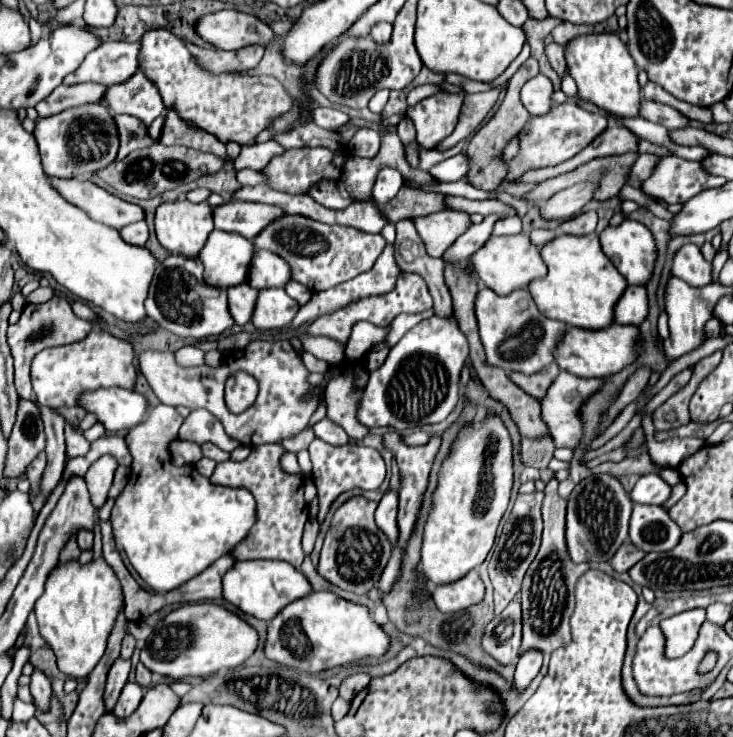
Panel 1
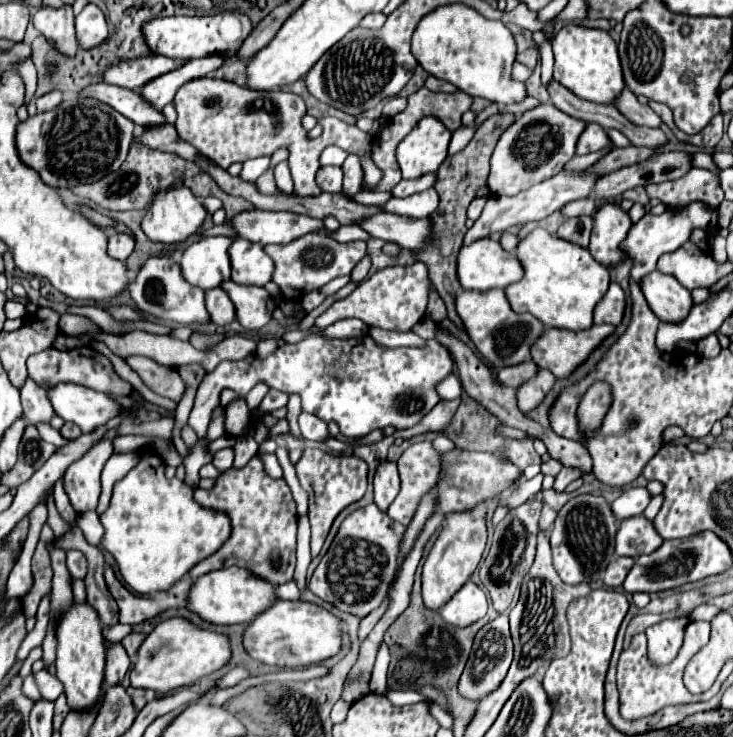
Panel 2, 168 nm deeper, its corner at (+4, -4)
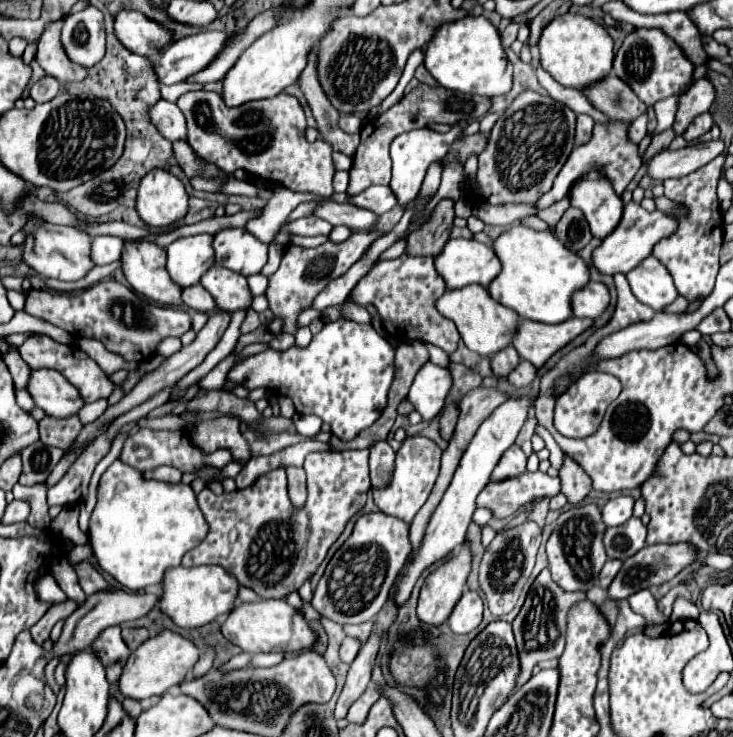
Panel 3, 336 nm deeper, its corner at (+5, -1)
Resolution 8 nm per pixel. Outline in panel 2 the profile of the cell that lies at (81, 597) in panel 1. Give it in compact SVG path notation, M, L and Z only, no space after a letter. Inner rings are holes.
M73 604L57 624L57 678L65 686L67 704L71 710L89 710L101 700L105 644L101 636L101 622L89 604Z

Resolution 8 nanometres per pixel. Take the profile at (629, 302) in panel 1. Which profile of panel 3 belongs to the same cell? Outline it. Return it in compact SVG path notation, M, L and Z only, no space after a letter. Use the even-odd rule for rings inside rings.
M590 283L586 289L574 293L574 315L576 317L600 317L610 305L610 293L604 283Z

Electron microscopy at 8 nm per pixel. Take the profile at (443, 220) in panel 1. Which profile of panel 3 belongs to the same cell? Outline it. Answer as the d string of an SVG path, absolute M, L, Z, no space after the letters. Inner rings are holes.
M326 201L318 205L314 215L322 217L330 225L346 225L350 231L372 231L376 229L380 219L376 213L368 209L354 207L350 203L336 203L336 201Z

